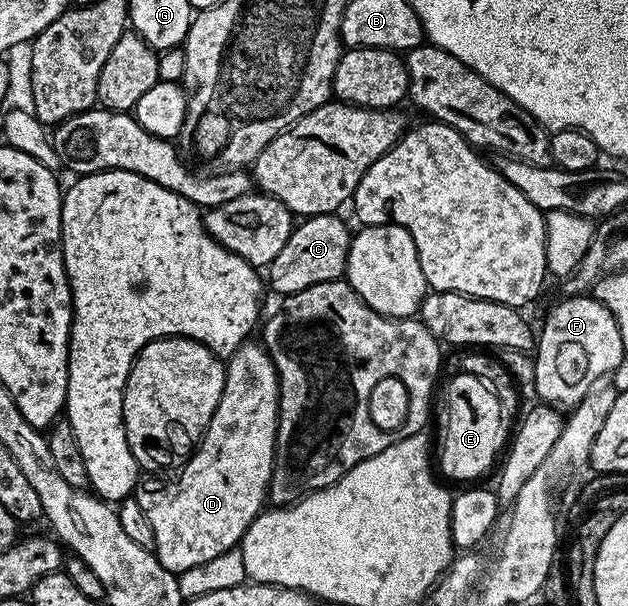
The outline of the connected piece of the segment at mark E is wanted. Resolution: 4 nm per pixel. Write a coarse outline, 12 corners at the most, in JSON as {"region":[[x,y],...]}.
{"region":[[461,371],[446,385],[442,473],[474,483],[508,441],[500,399]]}

